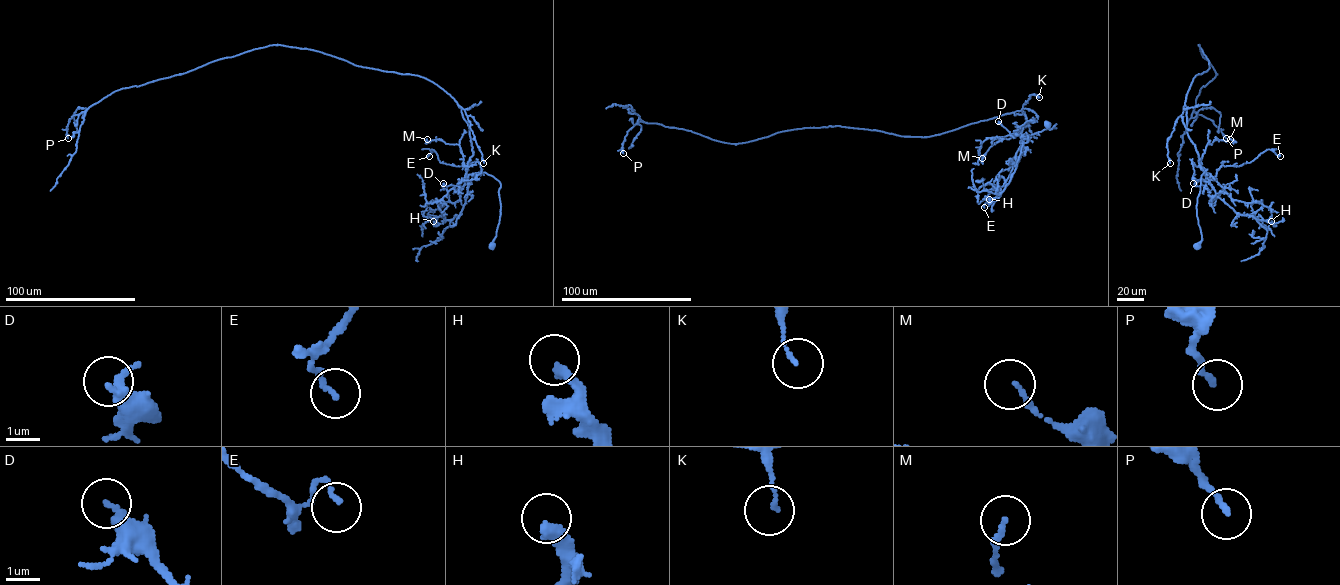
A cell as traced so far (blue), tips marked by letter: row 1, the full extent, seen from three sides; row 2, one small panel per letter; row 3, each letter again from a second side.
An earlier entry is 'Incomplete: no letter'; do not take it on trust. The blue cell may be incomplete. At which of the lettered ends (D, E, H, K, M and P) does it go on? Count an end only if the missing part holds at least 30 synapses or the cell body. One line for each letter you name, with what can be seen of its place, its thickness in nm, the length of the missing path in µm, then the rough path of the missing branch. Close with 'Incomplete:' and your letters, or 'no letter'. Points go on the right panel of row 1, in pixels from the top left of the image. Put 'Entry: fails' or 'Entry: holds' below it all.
Incomplete: no letter
Entry: holds

